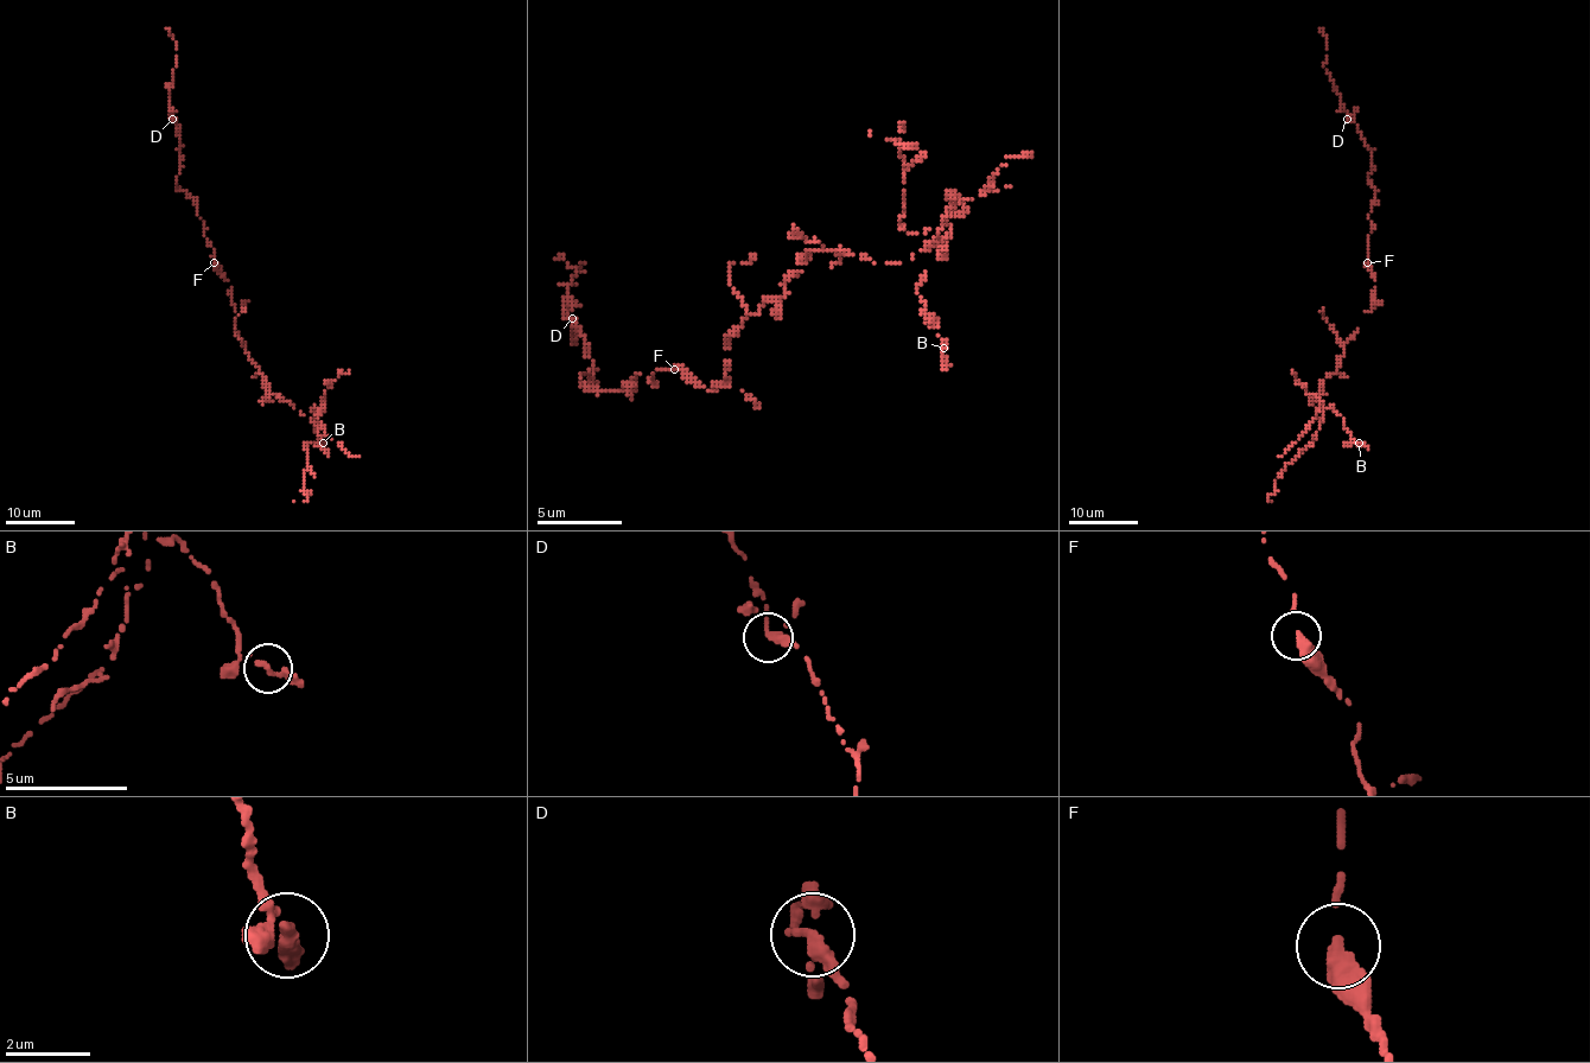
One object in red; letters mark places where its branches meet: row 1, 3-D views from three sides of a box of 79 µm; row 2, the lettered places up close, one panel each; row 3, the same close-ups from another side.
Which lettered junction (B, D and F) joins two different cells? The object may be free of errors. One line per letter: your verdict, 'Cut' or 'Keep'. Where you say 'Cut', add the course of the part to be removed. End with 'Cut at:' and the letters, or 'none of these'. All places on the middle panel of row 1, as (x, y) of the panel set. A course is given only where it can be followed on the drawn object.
B: Cut. Course of the part to remove: (942, 348), (917, 293), (937, 229), (908, 234), (904, 157), (870, 131)
D: Keep
F: Keep
Cut at: B

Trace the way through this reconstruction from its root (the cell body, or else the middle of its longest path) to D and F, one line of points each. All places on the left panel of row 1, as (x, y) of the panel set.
D: (230, 286), (214, 261), (196, 202), (176, 185), (183, 156), (179, 125), (172, 119)
F: (230, 286), (214, 262)

